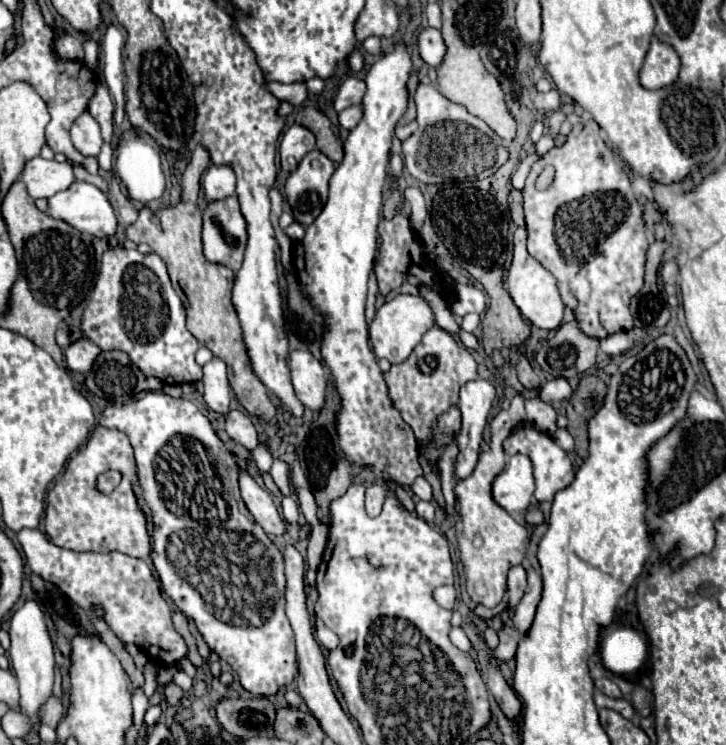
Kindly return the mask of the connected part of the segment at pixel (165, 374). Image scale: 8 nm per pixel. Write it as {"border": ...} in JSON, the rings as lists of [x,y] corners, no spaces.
{"border":[[[112,248],[104,252],[98,282],[82,316],[82,330],[86,338],[98,344],[104,352],[126,352],[132,364],[136,364],[144,376],[154,376],[164,384],[194,384],[202,378],[202,366],[194,360],[200,344],[186,330],[184,322],[184,304],[174,292],[166,264],[160,256],[140,254],[138,250],[126,248]]]}

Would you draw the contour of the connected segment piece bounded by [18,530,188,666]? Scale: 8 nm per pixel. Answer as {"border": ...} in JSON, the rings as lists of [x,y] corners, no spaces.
{"border":[[[20,530],[18,540],[24,548],[24,554],[28,558],[28,564],[34,574],[42,576],[44,580],[56,584],[70,600],[80,604],[80,608],[92,608],[100,606],[104,610],[104,620],[106,624],[114,630],[114,634],[124,642],[124,644],[136,644],[142,648],[142,652],[156,664],[176,664],[180,658],[188,654],[184,638],[174,630],[172,626],[172,610],[168,602],[162,598],[160,592],[160,582],[152,574],[152,568],[138,558],[130,558],[120,552],[108,552],[108,554],[98,554],[98,552],[72,552],[54,546],[44,532],[40,530]]]}

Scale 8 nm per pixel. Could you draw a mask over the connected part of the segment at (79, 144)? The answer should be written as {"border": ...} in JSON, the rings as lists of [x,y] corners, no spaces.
{"border":[[[84,112],[82,116],[76,118],[76,122],[70,130],[70,136],[72,136],[74,148],[80,154],[84,154],[84,156],[100,154],[100,126],[88,112]]]}

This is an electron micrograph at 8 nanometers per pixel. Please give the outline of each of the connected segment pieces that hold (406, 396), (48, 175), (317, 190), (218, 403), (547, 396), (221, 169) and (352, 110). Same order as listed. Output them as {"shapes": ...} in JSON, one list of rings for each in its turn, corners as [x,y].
{"shapes":[[[[440,326],[430,328],[402,364],[392,364],[392,368],[384,372],[384,380],[392,404],[402,414],[404,422],[414,430],[414,436],[422,446],[430,442],[432,438],[430,430],[436,418],[458,402],[460,386],[476,378],[478,378],[478,368],[472,354],[464,348],[462,342],[454,340],[454,336],[442,330]]],[[[32,158],[26,162],[26,168],[22,172],[22,182],[28,186],[28,192],[32,198],[50,198],[56,192],[70,188],[74,182],[72,164],[70,162],[56,162],[56,160],[44,160],[44,158]]],[[[320,150],[304,156],[298,168],[288,176],[284,192],[296,222],[310,226],[328,200],[328,180],[334,174],[334,162]]],[[[212,358],[208,364],[204,364],[202,382],[206,406],[218,414],[228,414],[232,390],[226,378],[226,364],[220,358]]],[[[552,378],[542,386],[538,396],[544,402],[554,402],[554,400],[562,400],[562,398],[566,400],[572,396],[572,388],[564,378]]],[[[210,166],[202,186],[204,186],[206,200],[222,200],[224,196],[234,194],[236,176],[228,166]]],[[[350,106],[350,108],[346,108],[338,114],[338,122],[346,130],[352,130],[358,124],[360,118],[362,118],[362,108],[360,106]]]]}

